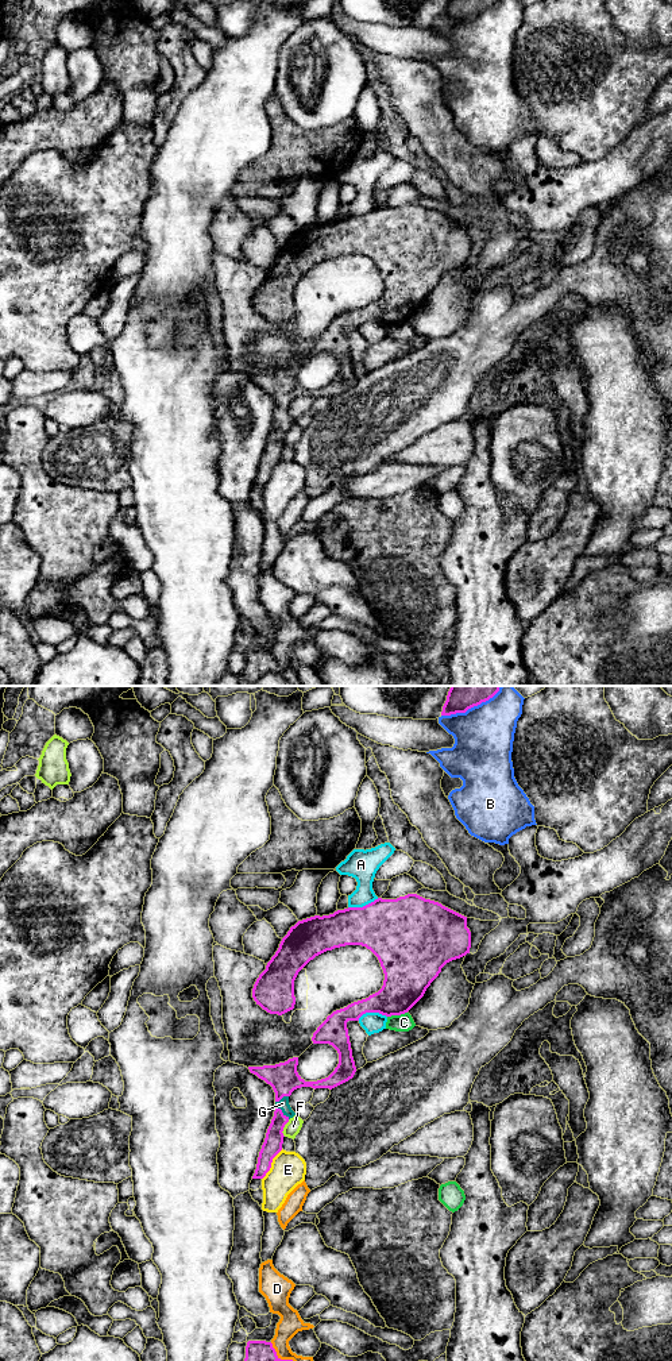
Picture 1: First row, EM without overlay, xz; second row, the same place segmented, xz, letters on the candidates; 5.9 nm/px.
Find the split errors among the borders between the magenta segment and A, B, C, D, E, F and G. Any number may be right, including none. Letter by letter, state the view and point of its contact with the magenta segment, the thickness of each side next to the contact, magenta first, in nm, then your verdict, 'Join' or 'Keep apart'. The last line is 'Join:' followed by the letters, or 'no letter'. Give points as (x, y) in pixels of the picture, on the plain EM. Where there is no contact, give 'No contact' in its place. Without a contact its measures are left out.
A: Touches magenta at xz (363, 215). Thickness 380 nm (magenta) against 180 nm. Keep apart
B: Touches magenta at xz (470, 16). Thickness 130 nm (magenta) against 360 nm. Keep apart
C: Touches magenta at xz (397, 323). Thickness 280 nm (magenta) against 110 nm. Keep apart
D: Touches magenta at xz (286, 669). Thickness 160 nm (magenta) against 140 nm. Keep apart
E: Touches magenta at xz (270, 473). Thickness 110 nm (magenta) against 220 nm. Keep apart
F: Touches magenta at xz (284, 435). Thickness 110 nm (magenta) against 90 nm. Keep apart
G: Touches magenta at xz (281, 420). Thickness 110 nm (magenta) against 70 nm. Join
Join: G

